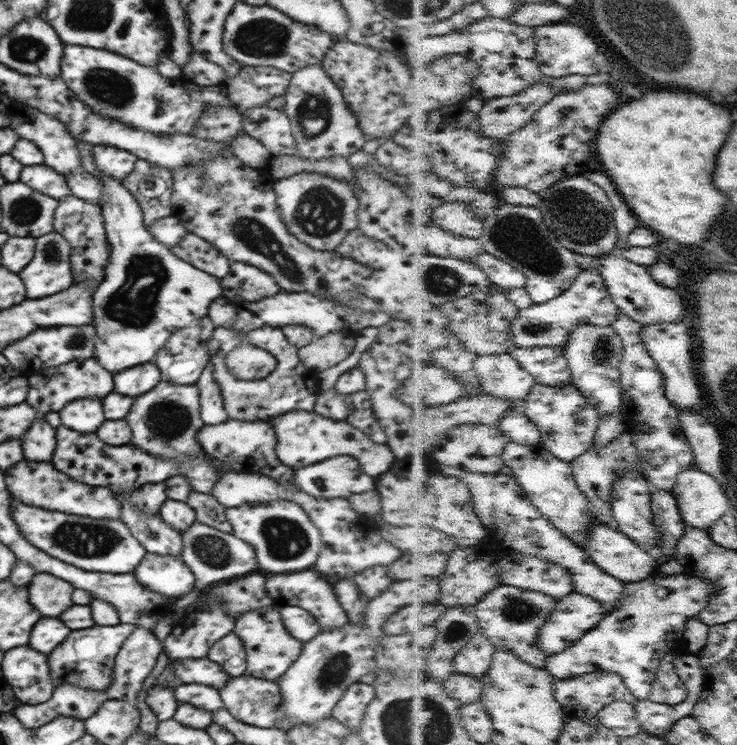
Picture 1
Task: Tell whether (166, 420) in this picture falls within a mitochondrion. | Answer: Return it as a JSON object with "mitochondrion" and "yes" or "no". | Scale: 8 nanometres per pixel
{"mitochondrion":"yes"}

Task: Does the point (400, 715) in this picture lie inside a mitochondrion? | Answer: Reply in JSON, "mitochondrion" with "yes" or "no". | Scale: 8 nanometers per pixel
{"mitochondrion":"yes"}

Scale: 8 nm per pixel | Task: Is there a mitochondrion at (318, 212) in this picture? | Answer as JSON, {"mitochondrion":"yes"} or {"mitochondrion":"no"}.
{"mitochondrion":"yes"}

